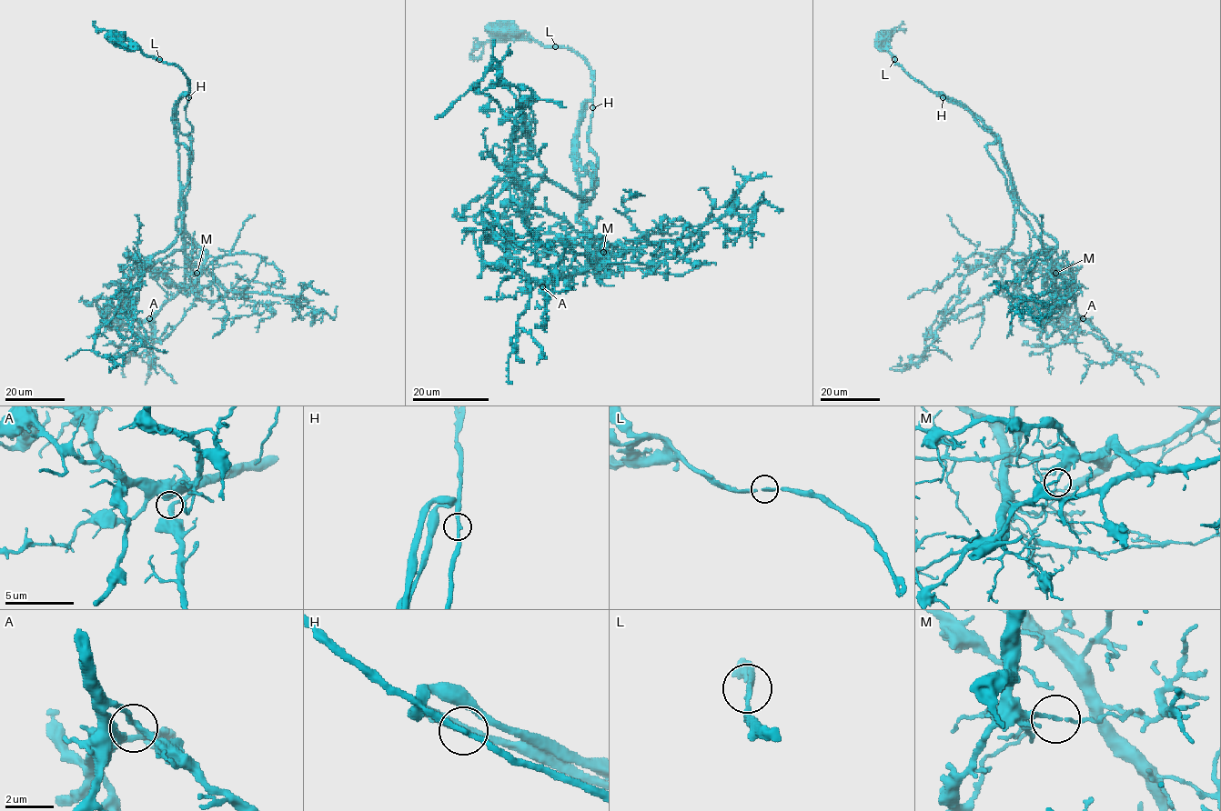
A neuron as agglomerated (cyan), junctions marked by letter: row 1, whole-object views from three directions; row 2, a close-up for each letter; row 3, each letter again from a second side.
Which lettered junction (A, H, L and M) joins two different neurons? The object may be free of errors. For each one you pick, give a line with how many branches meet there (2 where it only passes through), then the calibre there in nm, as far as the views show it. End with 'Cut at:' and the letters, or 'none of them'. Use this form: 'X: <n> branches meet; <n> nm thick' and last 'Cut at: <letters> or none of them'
M: 2 branches meet; 130 nm thick
Cut at: M

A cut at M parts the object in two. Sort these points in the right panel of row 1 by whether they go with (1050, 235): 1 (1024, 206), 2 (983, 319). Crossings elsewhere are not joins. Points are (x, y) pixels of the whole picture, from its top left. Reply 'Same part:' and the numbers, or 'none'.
Same part: 1

